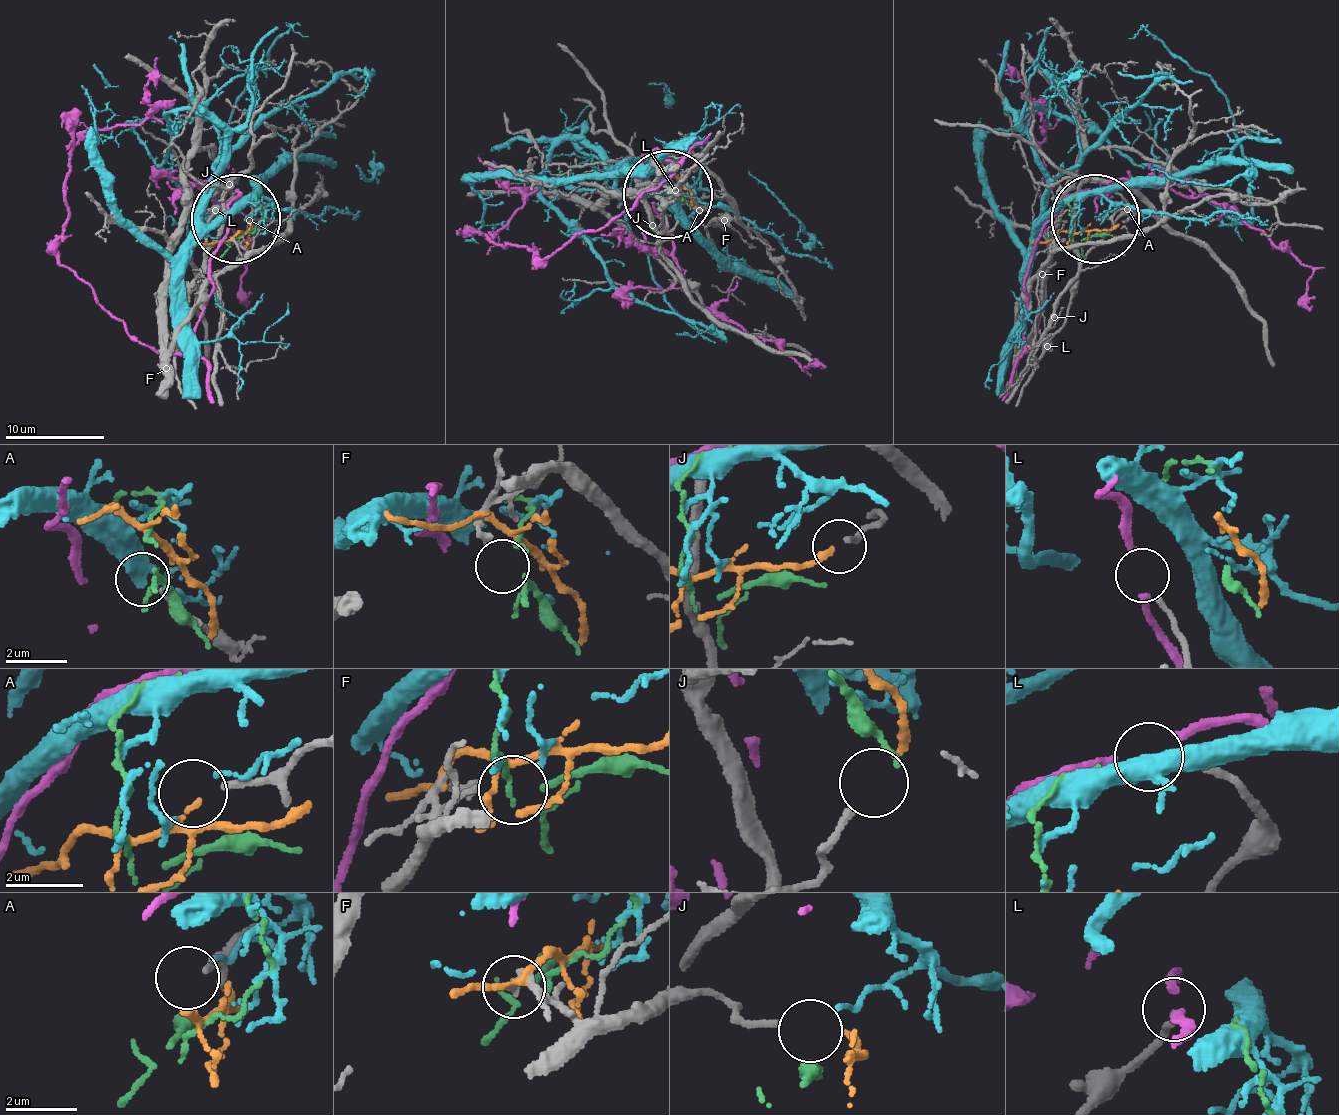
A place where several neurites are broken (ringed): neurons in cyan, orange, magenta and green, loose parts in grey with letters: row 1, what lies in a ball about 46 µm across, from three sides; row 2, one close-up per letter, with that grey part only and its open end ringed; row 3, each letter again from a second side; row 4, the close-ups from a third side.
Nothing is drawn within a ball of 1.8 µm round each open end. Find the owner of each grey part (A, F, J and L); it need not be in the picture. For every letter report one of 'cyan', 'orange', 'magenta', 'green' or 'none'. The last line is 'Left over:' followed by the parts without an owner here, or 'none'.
A: none
F: green
J: orange
L: none
Left over: A, L

